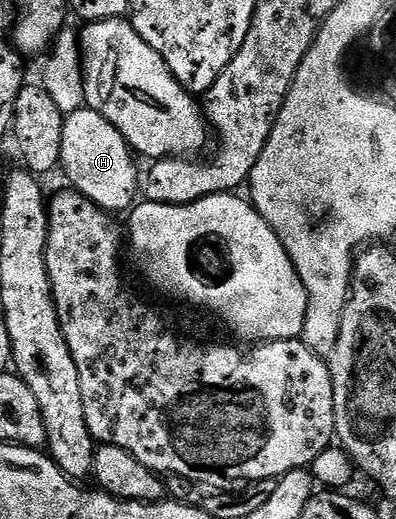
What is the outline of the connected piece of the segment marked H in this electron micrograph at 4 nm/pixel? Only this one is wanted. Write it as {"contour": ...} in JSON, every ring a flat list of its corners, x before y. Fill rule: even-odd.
{"contour":[[86,107,66,114,65,135,61,135,61,173,71,180,74,192,90,199,97,208,119,215,122,209,130,210,136,204,141,173,135,170,134,160,131,146,109,119]]}

